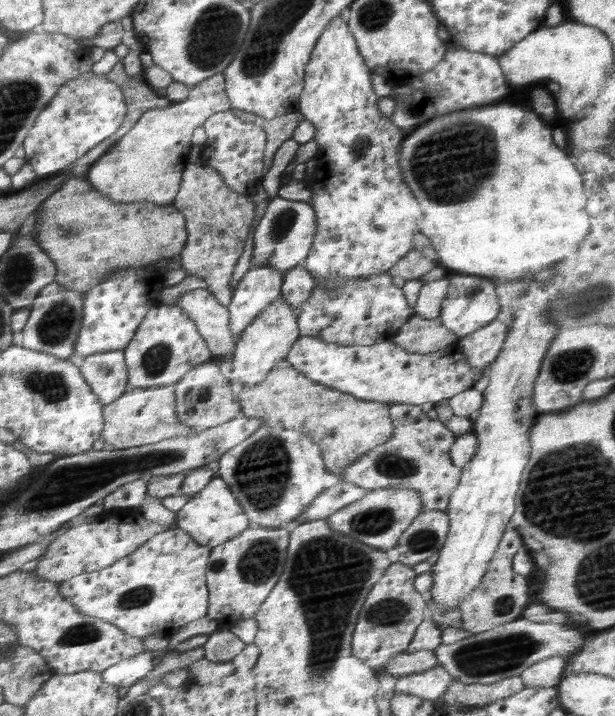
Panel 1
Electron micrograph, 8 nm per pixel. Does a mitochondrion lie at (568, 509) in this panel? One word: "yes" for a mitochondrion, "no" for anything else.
yes

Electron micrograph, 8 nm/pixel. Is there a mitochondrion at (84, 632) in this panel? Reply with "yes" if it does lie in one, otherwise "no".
yes

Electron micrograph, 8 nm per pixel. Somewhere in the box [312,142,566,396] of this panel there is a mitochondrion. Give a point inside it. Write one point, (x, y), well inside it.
(333, 292)

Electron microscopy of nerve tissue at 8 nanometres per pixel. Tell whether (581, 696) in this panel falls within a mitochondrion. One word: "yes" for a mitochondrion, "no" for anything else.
no

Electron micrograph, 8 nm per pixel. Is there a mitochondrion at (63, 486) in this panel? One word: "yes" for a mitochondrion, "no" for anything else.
yes

